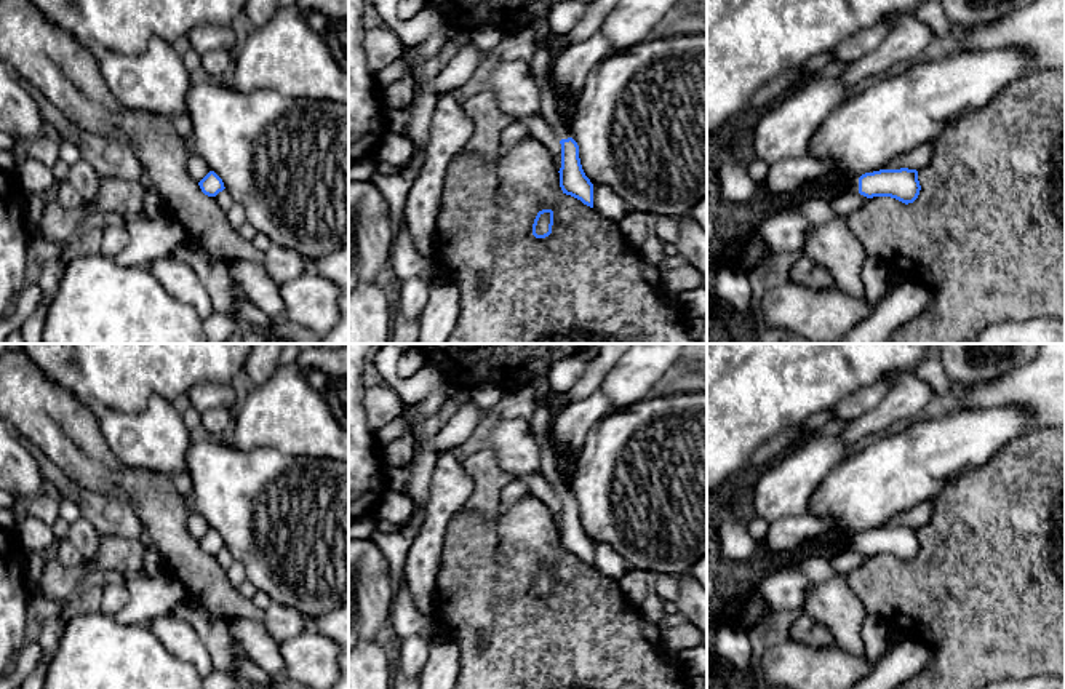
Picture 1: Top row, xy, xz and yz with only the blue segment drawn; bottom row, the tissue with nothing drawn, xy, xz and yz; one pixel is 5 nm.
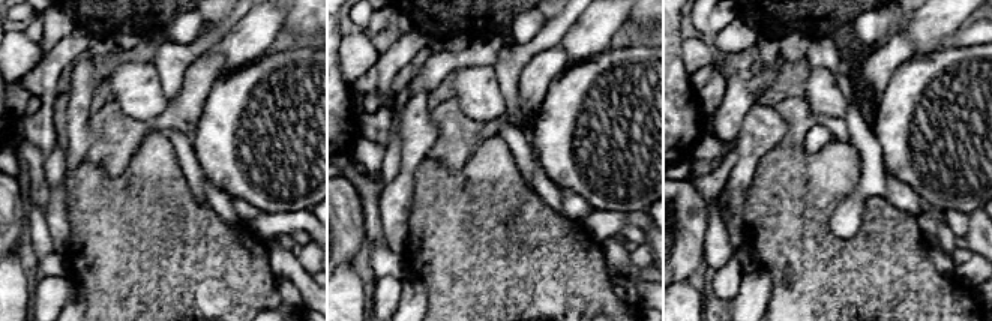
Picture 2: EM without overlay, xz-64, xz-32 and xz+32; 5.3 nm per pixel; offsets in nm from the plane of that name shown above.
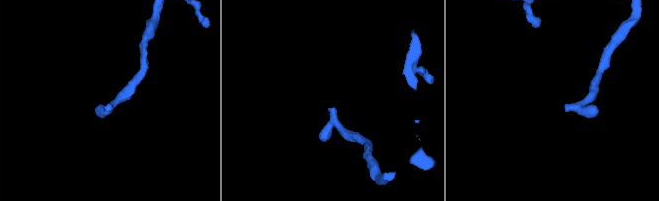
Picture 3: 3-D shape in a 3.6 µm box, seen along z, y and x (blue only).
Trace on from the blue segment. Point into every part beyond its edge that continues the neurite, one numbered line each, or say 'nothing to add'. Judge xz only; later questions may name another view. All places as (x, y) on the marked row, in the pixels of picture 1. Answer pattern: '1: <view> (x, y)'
1: xz (546, 55)

